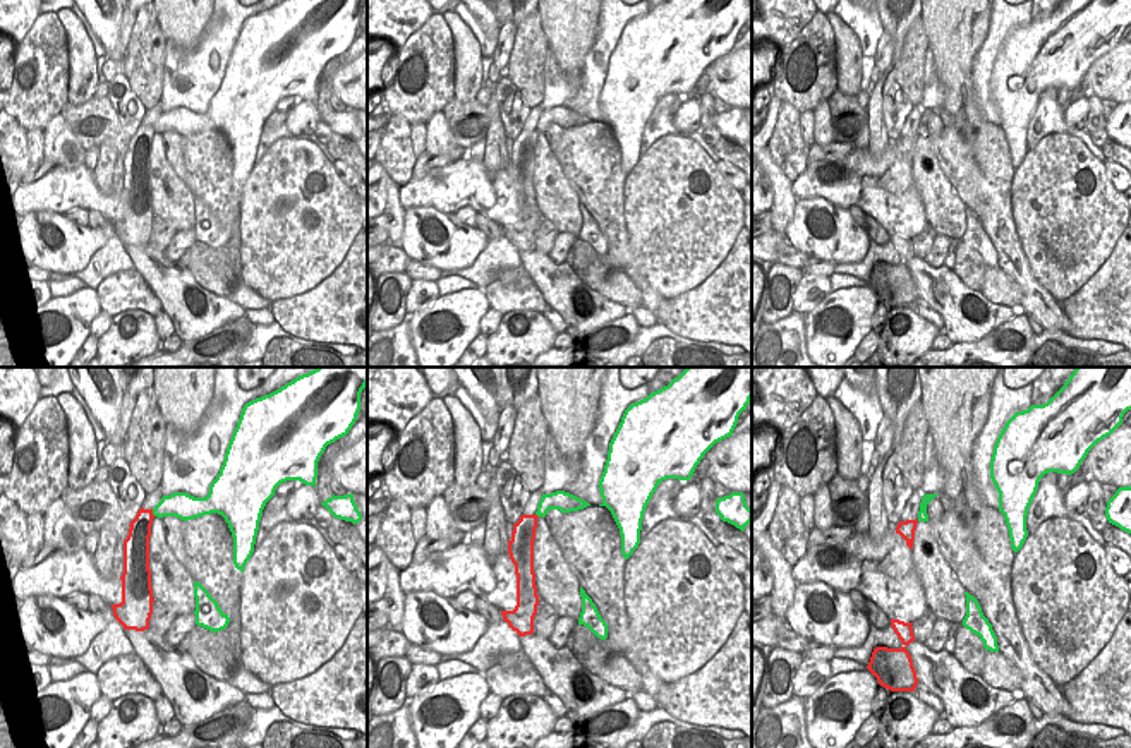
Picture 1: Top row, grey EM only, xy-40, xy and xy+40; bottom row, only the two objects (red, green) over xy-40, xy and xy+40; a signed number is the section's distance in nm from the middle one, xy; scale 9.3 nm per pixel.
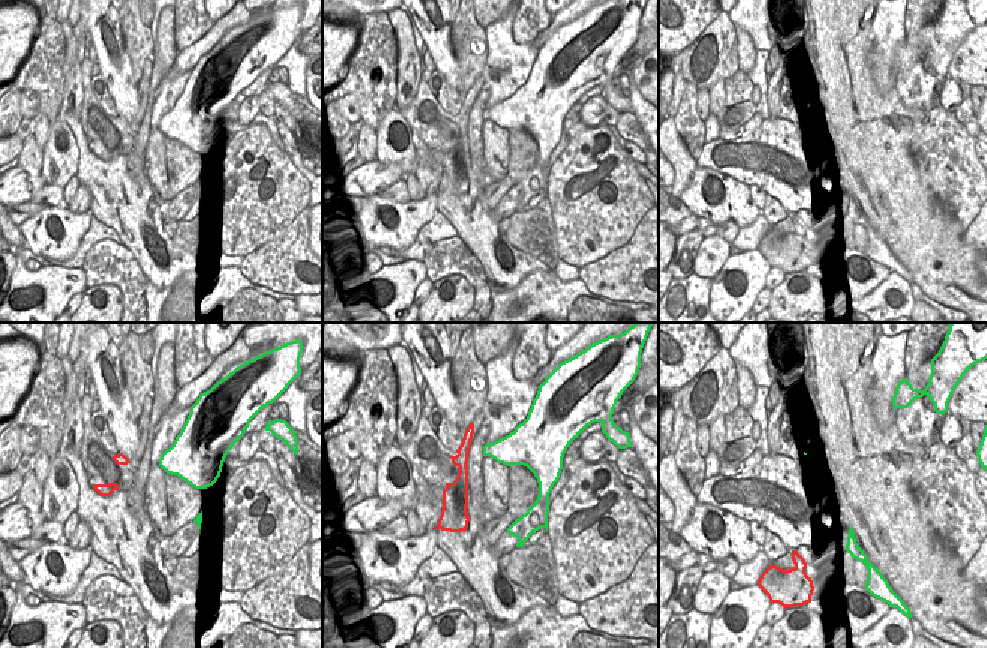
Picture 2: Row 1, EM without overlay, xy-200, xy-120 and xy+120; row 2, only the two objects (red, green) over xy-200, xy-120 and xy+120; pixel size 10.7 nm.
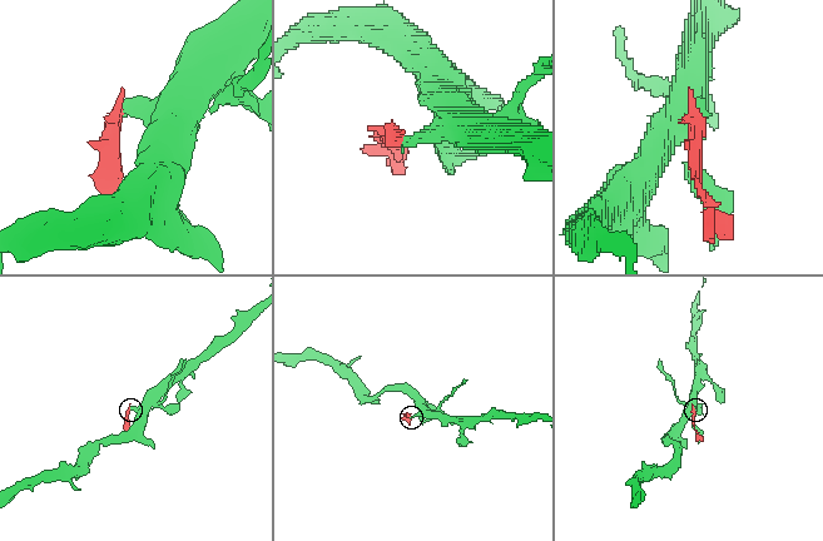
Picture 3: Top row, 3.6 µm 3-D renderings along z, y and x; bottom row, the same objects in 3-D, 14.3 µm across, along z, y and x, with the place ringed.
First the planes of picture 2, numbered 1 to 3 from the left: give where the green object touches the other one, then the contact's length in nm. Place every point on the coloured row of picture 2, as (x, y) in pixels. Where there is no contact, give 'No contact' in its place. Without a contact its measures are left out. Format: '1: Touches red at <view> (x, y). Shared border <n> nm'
1: No contact
2: No contact
3: No contact.

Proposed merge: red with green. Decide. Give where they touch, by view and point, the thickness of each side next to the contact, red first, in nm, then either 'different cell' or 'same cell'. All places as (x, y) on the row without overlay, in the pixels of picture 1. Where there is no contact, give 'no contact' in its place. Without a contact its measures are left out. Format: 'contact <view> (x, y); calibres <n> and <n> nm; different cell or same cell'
contact xy-40 (151, 129); calibres 220 and 220 nm; different cell

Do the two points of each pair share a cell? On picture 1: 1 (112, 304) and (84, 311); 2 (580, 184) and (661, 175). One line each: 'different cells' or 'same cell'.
1: different cells
2: different cells

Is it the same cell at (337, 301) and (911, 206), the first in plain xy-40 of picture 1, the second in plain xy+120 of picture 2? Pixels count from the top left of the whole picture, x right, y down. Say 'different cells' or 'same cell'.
different cells

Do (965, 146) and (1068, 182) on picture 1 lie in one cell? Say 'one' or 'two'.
two

